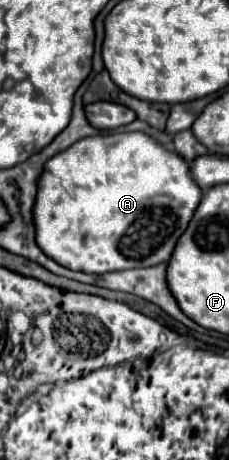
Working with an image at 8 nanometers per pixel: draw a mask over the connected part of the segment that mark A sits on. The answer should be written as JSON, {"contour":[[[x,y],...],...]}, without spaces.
{"contour":[[[146,133],[84,137],[44,163],[34,199],[36,243],[62,267],[92,275],[166,263],[178,237],[188,227],[200,197],[200,187],[188,175],[188,163],[176,153],[166,151]]]}

